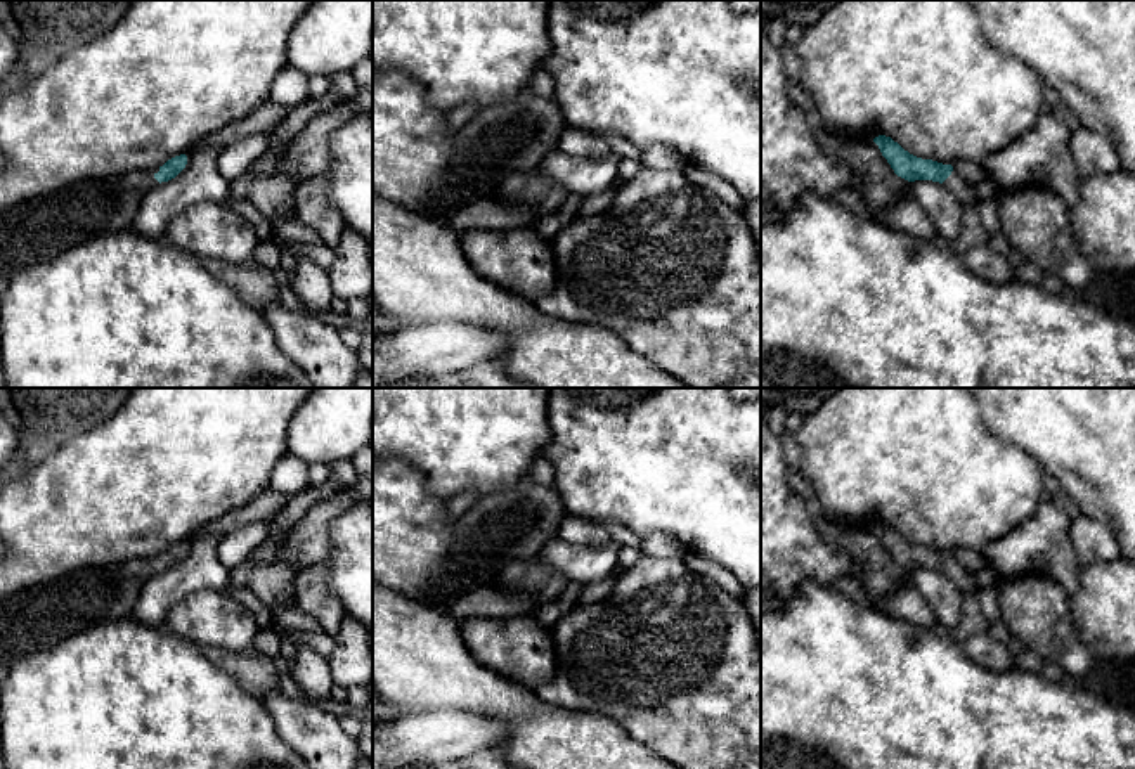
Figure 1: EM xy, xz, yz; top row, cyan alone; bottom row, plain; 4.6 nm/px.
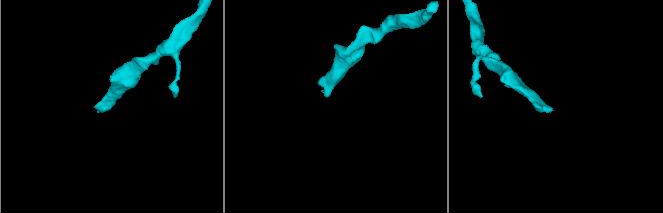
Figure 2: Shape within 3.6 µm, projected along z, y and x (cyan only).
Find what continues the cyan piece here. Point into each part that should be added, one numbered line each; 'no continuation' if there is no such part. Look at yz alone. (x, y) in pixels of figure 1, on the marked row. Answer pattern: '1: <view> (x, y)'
1: yz (953, 182)

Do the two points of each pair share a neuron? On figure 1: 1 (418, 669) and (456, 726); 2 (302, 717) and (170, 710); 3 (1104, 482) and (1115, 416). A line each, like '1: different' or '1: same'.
1: different
2: different
3: same

